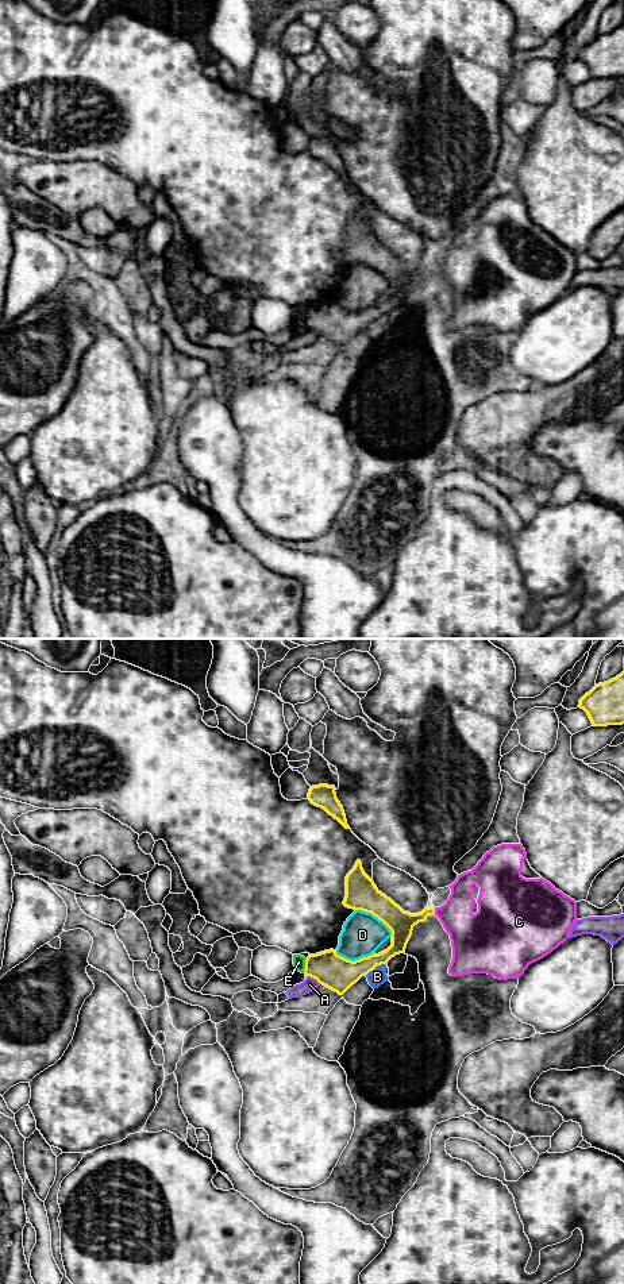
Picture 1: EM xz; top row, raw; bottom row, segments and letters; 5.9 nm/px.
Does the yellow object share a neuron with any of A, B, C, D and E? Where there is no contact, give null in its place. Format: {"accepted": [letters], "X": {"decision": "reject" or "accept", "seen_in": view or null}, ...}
{"accepted": [], "A": {"decision": "reject", "seen_in": "xz"}, "B": {"decision": "reject", "seen_in": "xz"}, "C": {"decision": "reject", "seen_in": "xz"}, "D": {"decision": "reject", "seen_in": "xz"}, "E": {"decision": "reject", "seen_in": "xz"}}

